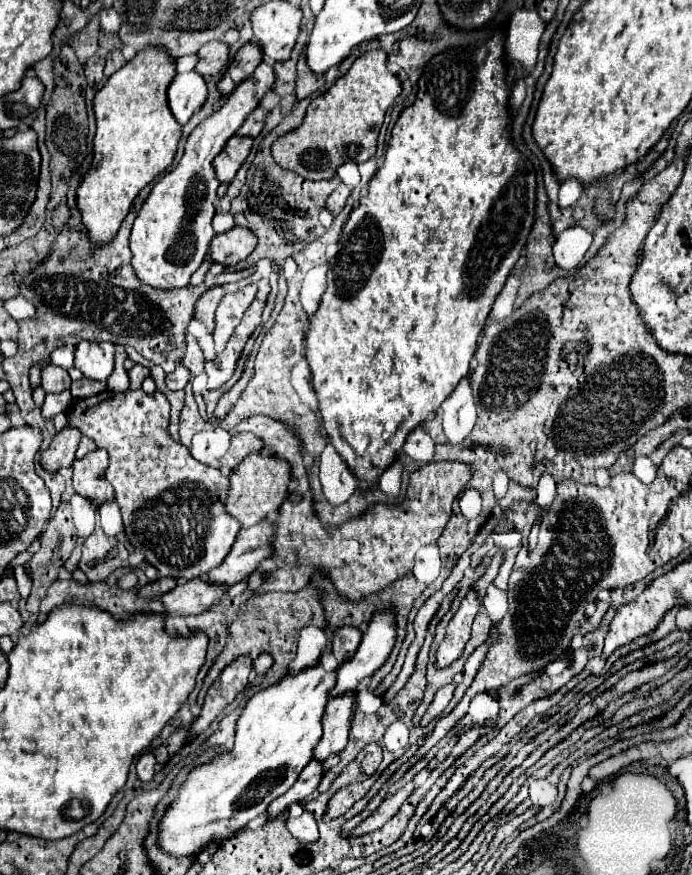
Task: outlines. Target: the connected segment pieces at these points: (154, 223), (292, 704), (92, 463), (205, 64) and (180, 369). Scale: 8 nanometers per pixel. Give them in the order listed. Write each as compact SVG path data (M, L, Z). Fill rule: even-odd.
M261 62L257 70L231 92L217 112L191 132L181 162L155 184L149 198L143 202L131 230L131 252L135 274L145 284L163 290L183 288L189 284L191 274L201 266L215 236L211 220L215 214L219 180L213 170L213 158L221 154L225 142L229 142L229 138L241 128L245 118L259 106L261 98L273 88L273 84L273 68Z
M315 664L299 670L297 674L287 674L277 684L251 696L237 720L233 752L215 756L213 762L191 770L187 782L179 790L179 796L169 806L165 818L161 820L161 848L165 848L173 856L187 856L203 852L211 842L223 844L235 832L245 828L255 816L265 812L275 798L285 794L313 758L313 746L317 746L323 734L321 718L325 716L329 690L333 690L335 684L337 672L325 672L319 664Z
M97 448L81 460L73 462L73 488L77 494L93 500L95 504L103 504L113 500L113 486L105 478L105 470L109 466L105 450Z
M207 42L197 54L199 62L195 70L205 78L221 74L229 64L227 54L229 54L229 46L225 42Z
M177 366L171 374L167 374L167 388L169 390L183 390L189 384L189 370L185 370L185 366Z

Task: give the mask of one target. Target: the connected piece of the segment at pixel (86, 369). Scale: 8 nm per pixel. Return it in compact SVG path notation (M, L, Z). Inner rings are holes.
M79 342L75 348L75 368L91 380L107 380L115 368L115 346L109 342Z

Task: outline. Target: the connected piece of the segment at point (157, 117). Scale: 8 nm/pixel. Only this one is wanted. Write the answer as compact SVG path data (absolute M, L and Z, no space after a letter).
M149 46L149 50L137 52L133 60L117 70L95 96L95 158L77 190L77 206L93 244L109 242L115 236L141 188L165 172L175 158L175 150L181 138L181 124L173 118L173 114L169 114L169 102L165 102L165 90L169 88L169 82L173 82L173 74L177 74L177 68L175 58L169 58L169 50L161 50L161 46Z

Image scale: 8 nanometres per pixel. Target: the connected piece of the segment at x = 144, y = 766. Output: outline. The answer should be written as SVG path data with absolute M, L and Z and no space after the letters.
M145 752L137 762L137 776L141 782L151 782L155 778L155 756Z

